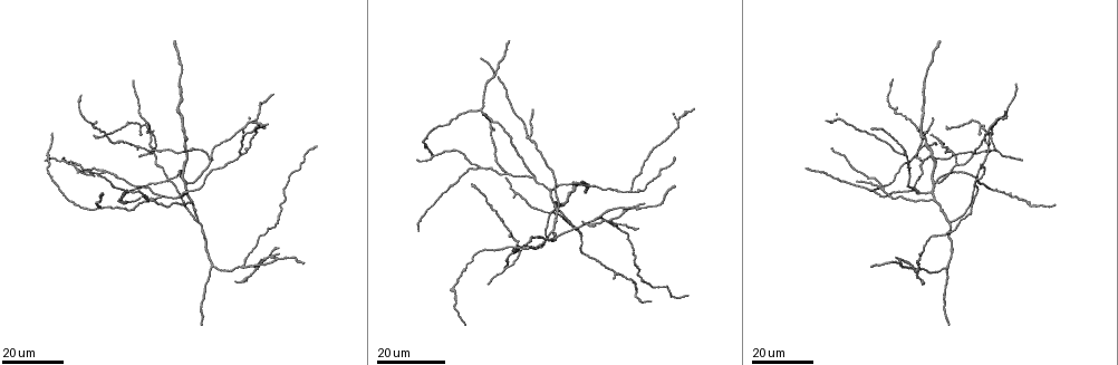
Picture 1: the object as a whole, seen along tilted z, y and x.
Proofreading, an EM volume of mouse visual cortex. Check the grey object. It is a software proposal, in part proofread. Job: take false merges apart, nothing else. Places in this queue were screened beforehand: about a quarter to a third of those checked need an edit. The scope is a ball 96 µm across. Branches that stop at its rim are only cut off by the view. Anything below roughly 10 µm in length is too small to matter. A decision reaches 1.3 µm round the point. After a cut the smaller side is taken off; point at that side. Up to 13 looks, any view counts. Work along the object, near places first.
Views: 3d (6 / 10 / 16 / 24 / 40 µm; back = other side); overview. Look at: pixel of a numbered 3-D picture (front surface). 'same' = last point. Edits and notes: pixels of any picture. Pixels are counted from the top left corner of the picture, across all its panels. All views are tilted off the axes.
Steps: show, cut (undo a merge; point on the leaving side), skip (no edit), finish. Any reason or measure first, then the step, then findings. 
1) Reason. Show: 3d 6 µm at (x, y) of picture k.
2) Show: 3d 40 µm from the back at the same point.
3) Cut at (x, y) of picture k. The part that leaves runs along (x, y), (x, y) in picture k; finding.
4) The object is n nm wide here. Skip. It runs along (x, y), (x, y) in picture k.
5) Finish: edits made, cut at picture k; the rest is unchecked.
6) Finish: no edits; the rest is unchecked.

Four or more arms meet. Show: 3d 24 µm at (990, 136) of picture 1.

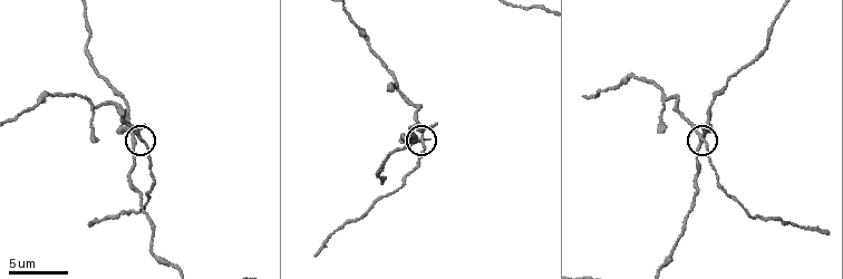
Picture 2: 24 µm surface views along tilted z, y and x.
Show: 3d 10 µm at (423, 140) of picture 2.

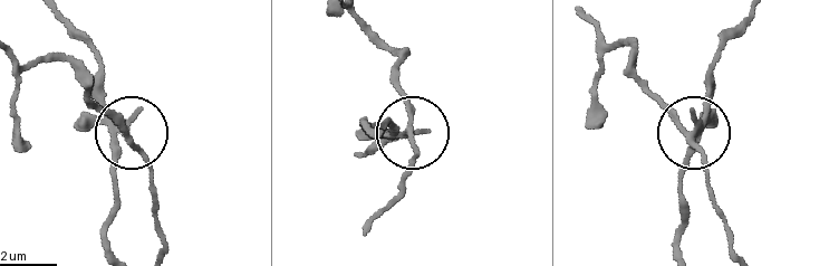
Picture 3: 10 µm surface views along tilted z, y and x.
Show: 3d 6 µm at (693, 130) of picture 3.

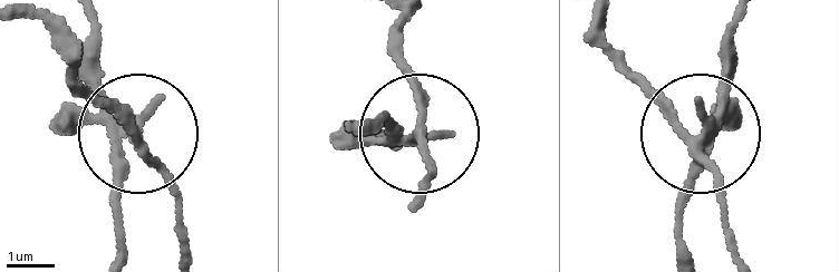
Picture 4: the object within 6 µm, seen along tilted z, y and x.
The side arm is 22 µm long. Cut at (171, 182) of picture 4. The part that leaves runs along (706, 132), (634, 80), (603, 17) in picture 4; two neurons meet here.

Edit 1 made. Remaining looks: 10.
Show: overview.

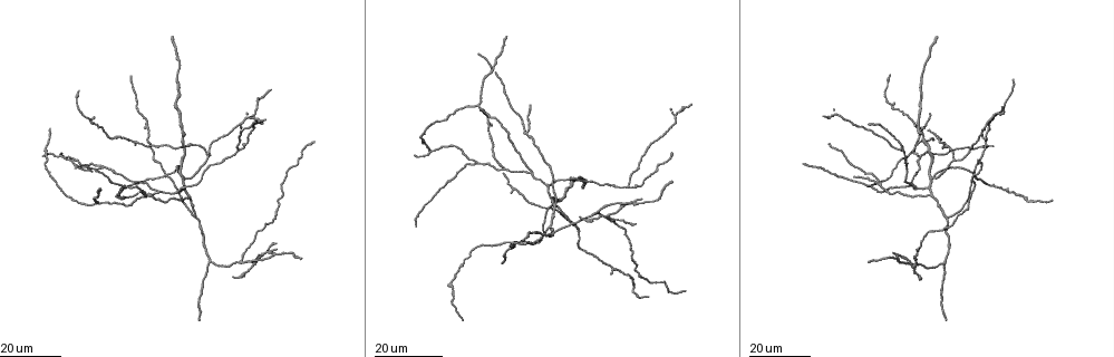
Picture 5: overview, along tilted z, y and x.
Thick turns thin. Show: 3d 16 µm at (892, 109) of picture 5.

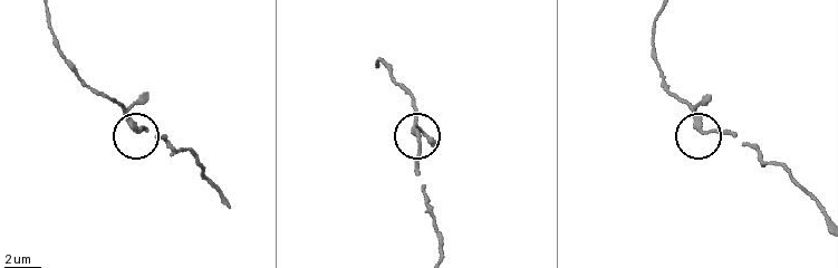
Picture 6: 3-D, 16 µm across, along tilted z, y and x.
Show: 3d 10 µm at (698, 128) of picture 6.

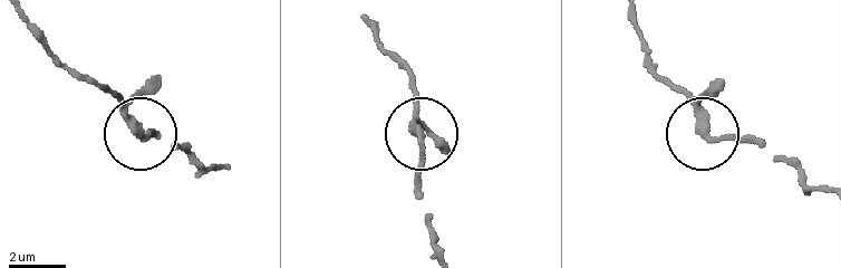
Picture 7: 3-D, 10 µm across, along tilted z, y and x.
Show: 3d 10 µm from the back at (139, 128) of picture 7.

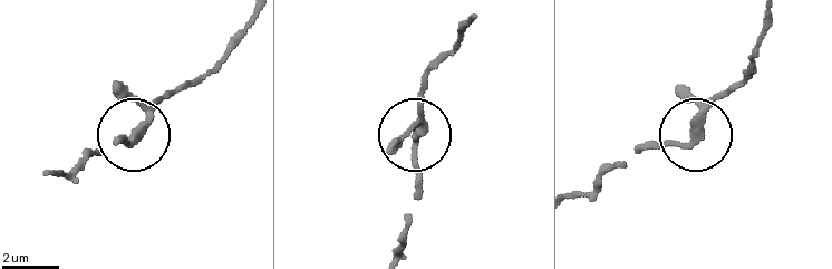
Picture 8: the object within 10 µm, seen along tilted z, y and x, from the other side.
The object is 270 nm wide here. Skip. It runs along (393, 255), (416, 193), (421, 88) in picture 8; continuous, no second neuron.

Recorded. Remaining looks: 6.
Three-way junction. Show: 3d 24 µm at (553, 198) of picture 5.

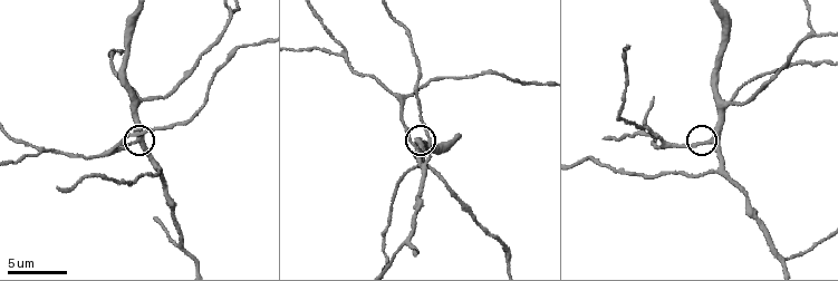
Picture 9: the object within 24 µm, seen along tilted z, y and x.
Closer look. Show: 3d 6 µm at (416, 145) of picture 9.

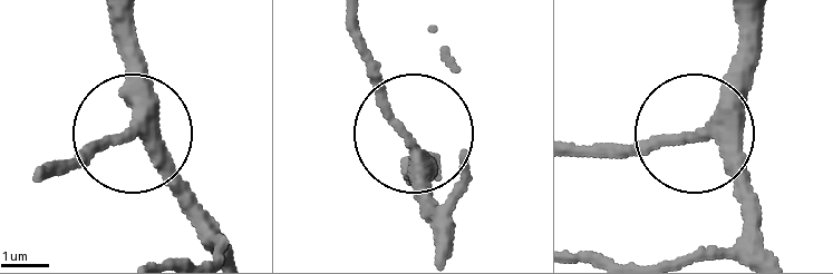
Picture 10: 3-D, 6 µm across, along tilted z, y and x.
Skip. It runs along (773, 255), (746, 192), (698, 138), (578, 152) in picture 10; one neuron here.

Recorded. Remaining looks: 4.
Three-way junction. Show: 3d 24 µm at (627, 186) of picture 5.

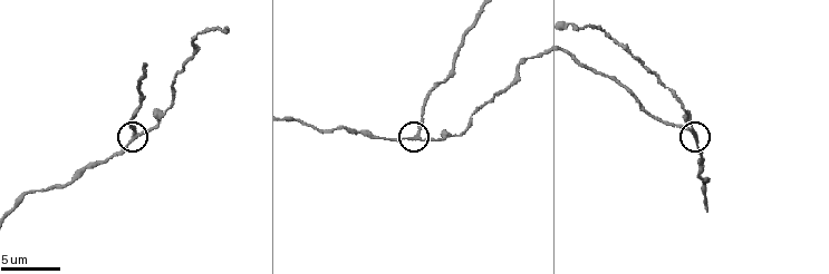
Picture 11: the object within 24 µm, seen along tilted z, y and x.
Show: 3d 10 µm at (136, 135) of picture 11.

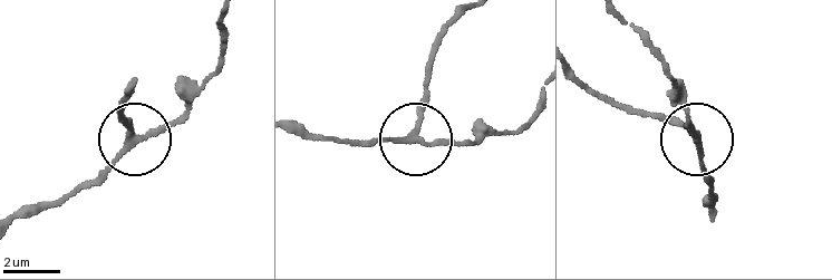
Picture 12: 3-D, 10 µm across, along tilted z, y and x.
The side arm is 21 µm long; 3 arms meet here. Skip. All the same neuron.

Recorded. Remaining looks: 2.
Branch point. Show: 3d 16 µm at (240, 260) of picture 5.

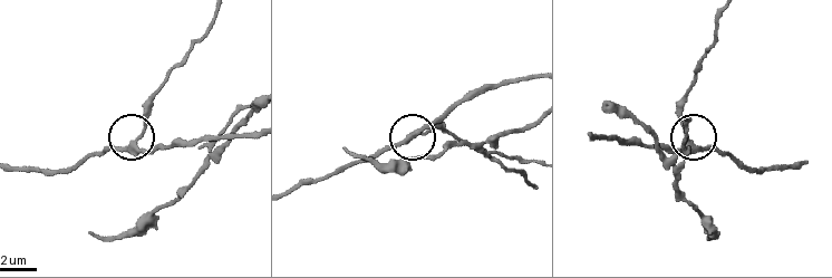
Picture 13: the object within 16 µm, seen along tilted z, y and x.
Show: 3d 6 µm at (416, 133) of picture 13.

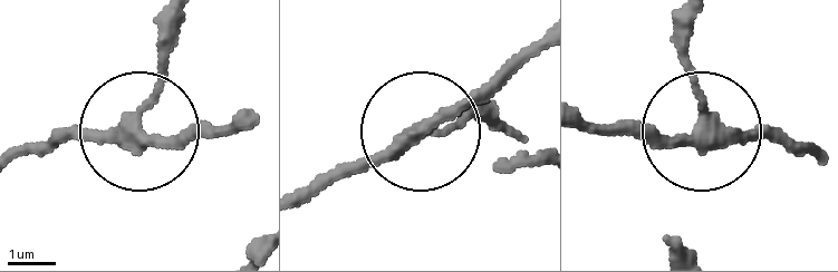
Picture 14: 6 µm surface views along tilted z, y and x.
The side arm is 36 µm long. Skip. It runs along (23, 156), (84, 134), (209, 139) in picture 14; one neuron here.

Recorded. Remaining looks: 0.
Finish: edits made, cut at picture 4; the rest is unchecked.

